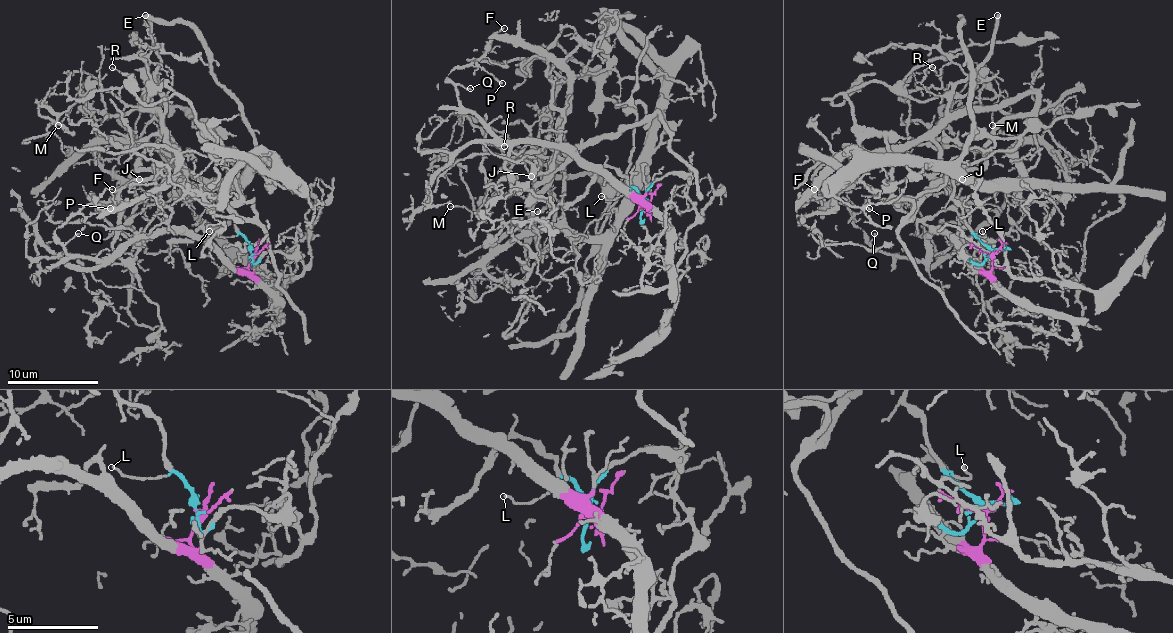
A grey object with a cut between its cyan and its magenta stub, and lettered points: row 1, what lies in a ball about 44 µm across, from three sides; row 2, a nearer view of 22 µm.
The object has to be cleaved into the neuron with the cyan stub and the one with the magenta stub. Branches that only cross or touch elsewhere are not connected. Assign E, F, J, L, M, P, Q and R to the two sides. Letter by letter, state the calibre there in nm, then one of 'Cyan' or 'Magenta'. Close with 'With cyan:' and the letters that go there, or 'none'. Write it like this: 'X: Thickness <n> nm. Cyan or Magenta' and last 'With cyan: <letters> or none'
E: Thickness 280 nm. Cyan
F: Thickness 110 nm. Magenta
J: Thickness 180 nm. Magenta
L: Thickness 110 nm. Cyan
M: Thickness 100 nm. Cyan
P: Thickness 140 nm. Magenta
Q: Thickness 130 nm. Magenta
R: Thickness 90 nm. Cyan
With cyan: E, L, M, R

